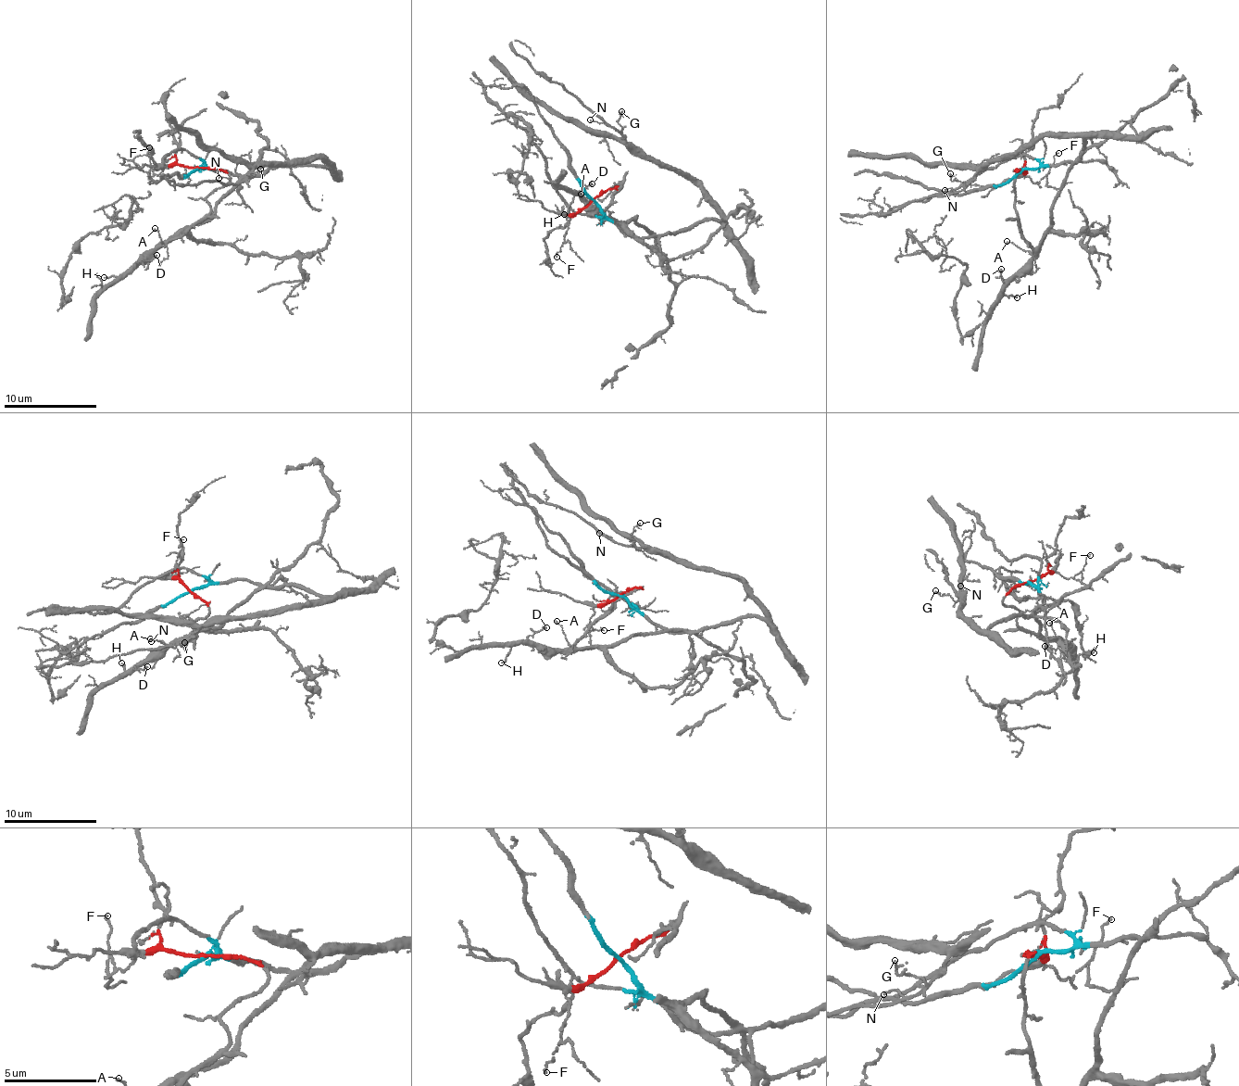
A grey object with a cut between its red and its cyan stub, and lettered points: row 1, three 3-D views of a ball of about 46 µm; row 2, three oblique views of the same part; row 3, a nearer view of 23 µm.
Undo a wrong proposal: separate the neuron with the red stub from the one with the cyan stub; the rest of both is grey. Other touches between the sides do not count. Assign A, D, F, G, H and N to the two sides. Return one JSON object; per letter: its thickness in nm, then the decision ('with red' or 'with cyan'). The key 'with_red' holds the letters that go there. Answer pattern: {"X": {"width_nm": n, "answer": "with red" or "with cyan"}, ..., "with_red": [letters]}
{"A": {"width_nm": 110, "answer": "with red"}, "D": {"width_nm": 140, "answer": "with red"}, "F": {"width_nm": 80, "answer": "with red"}, "G": {"width_nm": 120, "answer": "with cyan"}, "H": {"width_nm": 130, "answer": "with red"}, "N": {"width_nm": 80, "answer": "with cyan"}, "with_red": ["A", "D", "F", "H"]}

